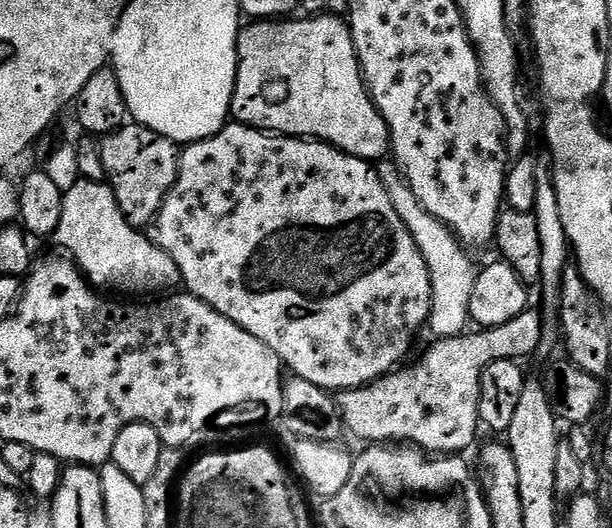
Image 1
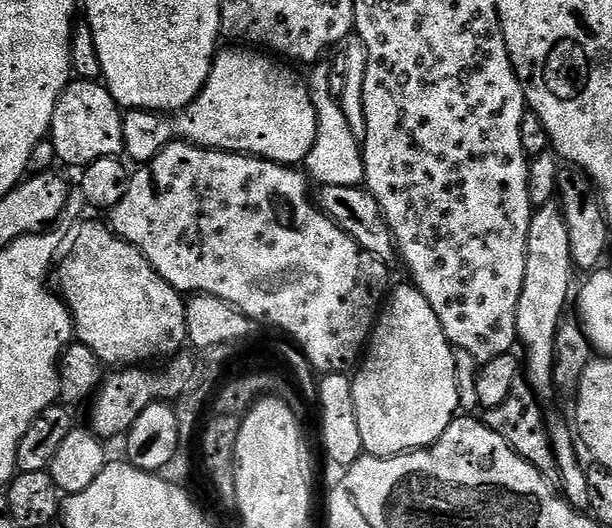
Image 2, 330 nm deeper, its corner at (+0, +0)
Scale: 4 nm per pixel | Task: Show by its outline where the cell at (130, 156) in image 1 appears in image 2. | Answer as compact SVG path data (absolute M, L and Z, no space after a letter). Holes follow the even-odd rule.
M73 79L62 90L58 106L54 106L50 139L57 161L75 170L83 170L90 162L98 162L98 158L119 157L124 152L122 109L103 83Z

